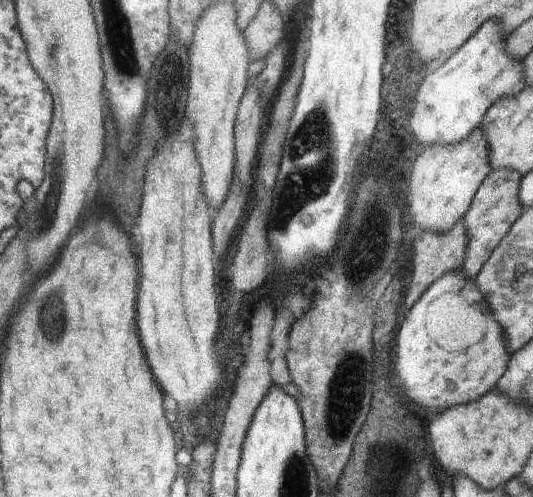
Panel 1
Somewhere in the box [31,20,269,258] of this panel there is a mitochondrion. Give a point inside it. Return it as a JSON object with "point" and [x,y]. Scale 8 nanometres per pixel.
{"point":[164,96]}

